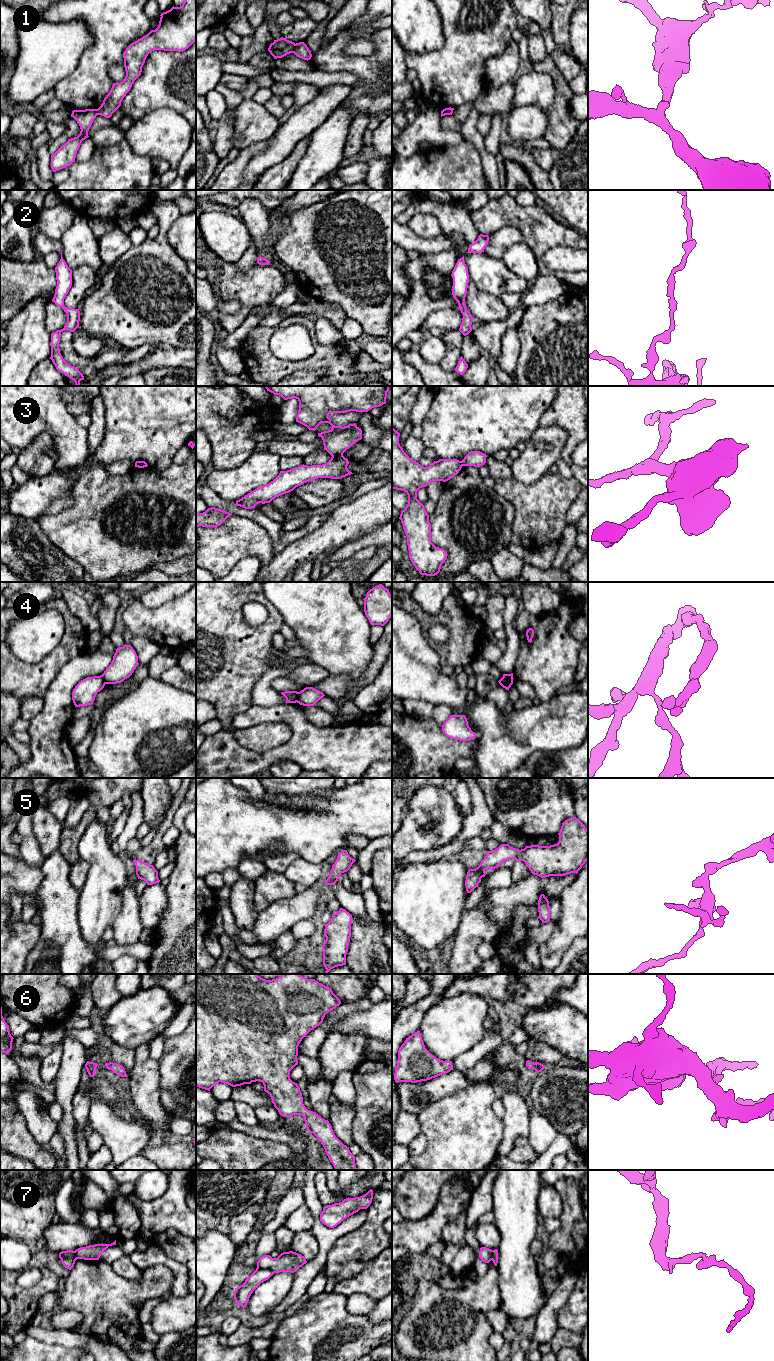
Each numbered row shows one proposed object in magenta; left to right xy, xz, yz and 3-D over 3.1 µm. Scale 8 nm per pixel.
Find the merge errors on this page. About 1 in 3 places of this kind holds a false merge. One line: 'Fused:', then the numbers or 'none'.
Fused: 1, 3, 7

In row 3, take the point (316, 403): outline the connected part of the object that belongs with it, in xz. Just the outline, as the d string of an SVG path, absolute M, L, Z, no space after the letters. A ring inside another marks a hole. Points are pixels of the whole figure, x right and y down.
M265 386L267 391L281 396L284 400L296 398L299 410L296 422L315 431L321 423L329 423L331 430L318 433L322 438L324 450L331 456L343 455L353 444L362 439L362 430L356 423L347 426L335 426L328 417L330 413L346 413L350 411L368 412L374 407L386 404L390 386Z

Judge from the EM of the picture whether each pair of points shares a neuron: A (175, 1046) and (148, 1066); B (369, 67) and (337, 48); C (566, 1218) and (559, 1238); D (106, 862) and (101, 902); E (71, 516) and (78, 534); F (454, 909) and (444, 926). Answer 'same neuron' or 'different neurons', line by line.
A: different neurons
B: same neuron
C: same neuron
D: same neuron
E: same neuron
F: same neuron

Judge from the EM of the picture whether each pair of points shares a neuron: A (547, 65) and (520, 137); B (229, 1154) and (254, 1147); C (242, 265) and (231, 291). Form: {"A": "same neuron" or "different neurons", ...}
{"A": "different neurons", "B": "same neuron", "C": "different neurons"}

